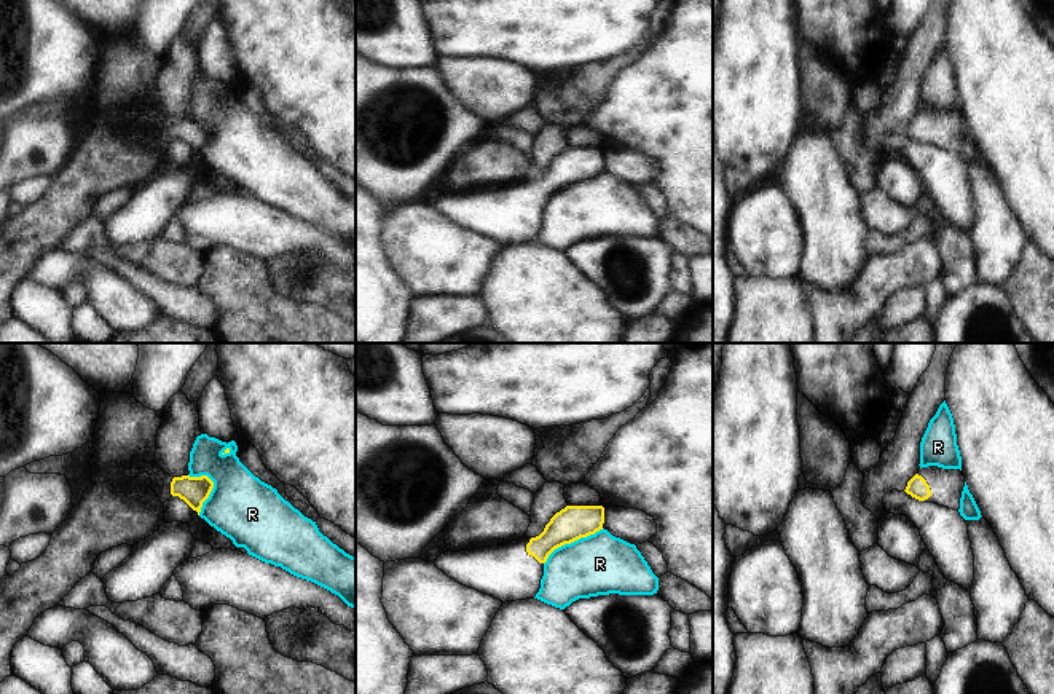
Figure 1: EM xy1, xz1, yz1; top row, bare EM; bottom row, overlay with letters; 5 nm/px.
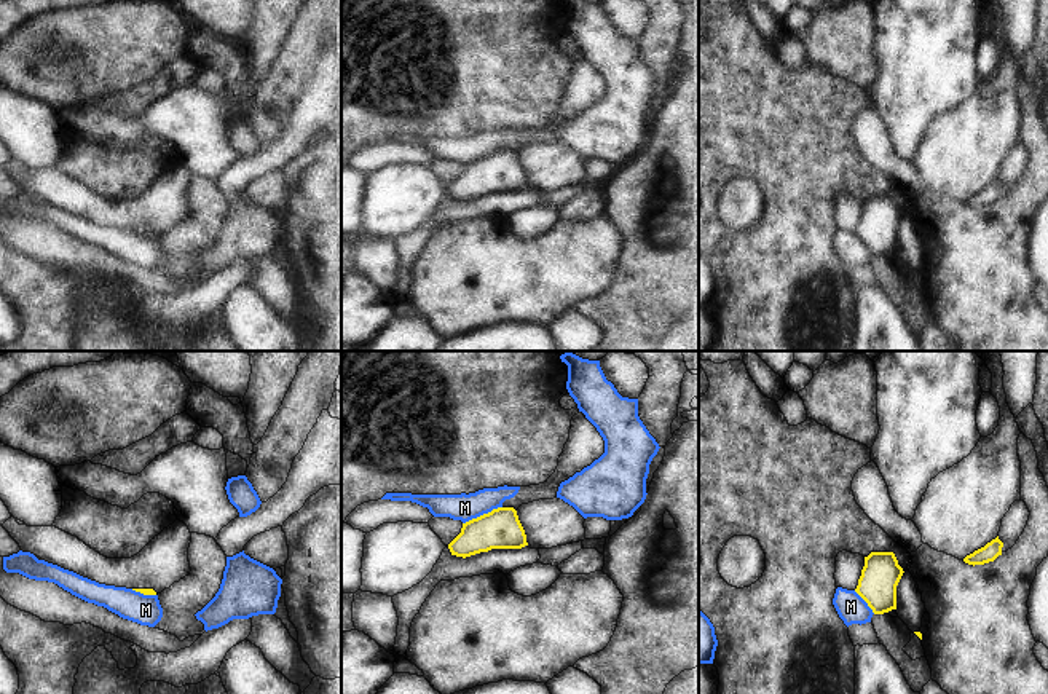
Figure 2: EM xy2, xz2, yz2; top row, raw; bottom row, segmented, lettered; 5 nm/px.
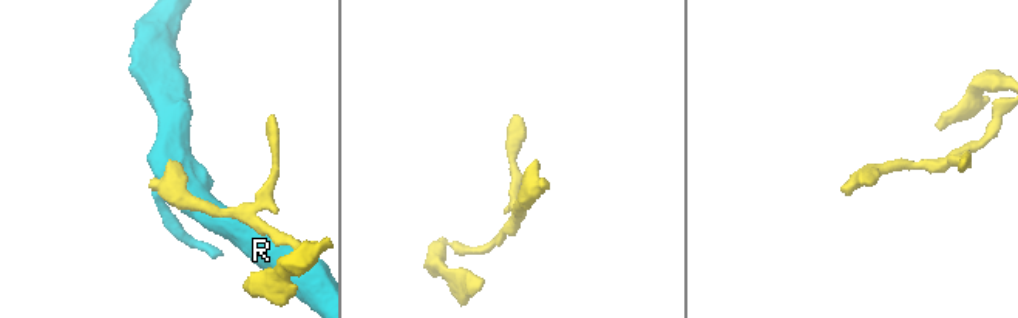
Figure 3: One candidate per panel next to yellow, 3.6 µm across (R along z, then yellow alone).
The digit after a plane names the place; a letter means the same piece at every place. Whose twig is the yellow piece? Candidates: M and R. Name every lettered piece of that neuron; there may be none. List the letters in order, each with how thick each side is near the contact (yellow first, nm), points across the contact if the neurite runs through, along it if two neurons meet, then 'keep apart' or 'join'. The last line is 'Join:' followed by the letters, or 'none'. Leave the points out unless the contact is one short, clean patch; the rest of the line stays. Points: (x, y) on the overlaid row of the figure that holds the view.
M: calibres 200 and 140 nm; border xz2 (501, 506), (463, 524); keep apart
R: calibres 170 and 300 nm; keep apart
Join: none

